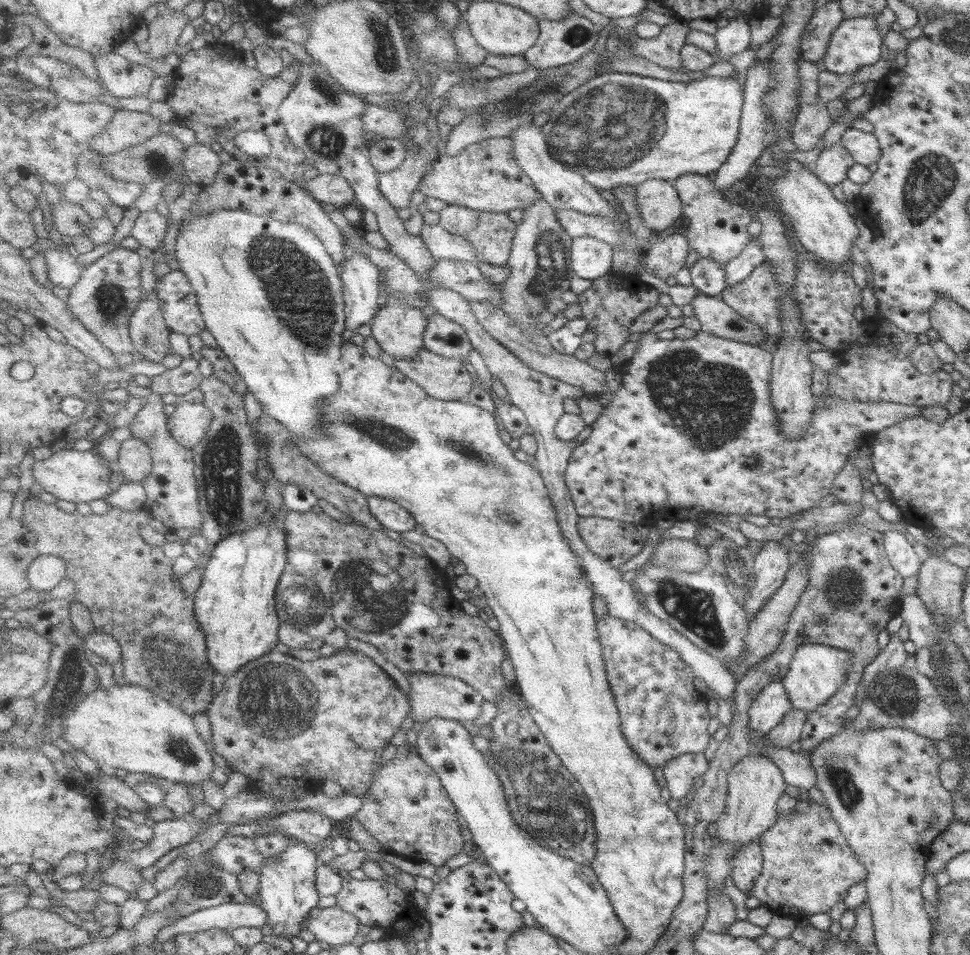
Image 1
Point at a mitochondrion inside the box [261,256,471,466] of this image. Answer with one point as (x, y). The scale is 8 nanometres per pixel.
(397, 439)

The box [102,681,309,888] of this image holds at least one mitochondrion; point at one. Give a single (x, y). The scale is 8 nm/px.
(179, 748)

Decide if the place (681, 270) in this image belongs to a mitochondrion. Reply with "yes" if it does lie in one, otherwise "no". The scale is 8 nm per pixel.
no

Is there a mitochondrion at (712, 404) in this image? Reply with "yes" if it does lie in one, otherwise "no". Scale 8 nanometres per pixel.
yes

